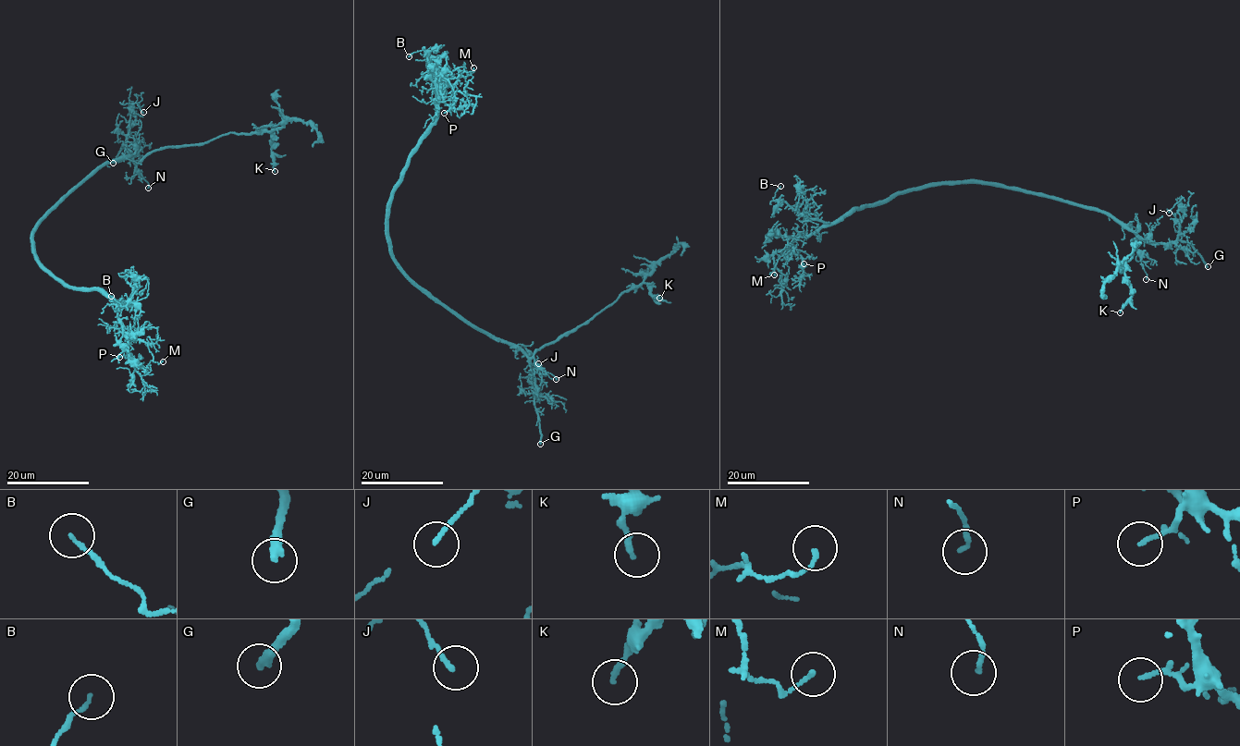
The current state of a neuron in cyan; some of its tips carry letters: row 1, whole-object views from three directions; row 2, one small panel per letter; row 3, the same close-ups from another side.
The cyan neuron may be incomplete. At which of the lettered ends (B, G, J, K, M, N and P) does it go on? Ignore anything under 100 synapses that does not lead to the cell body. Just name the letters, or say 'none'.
G

